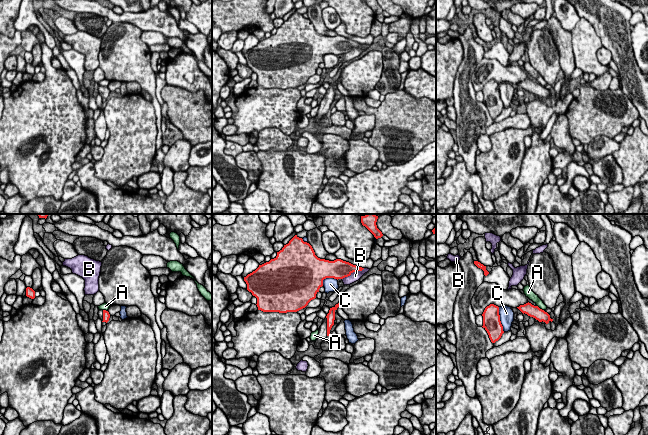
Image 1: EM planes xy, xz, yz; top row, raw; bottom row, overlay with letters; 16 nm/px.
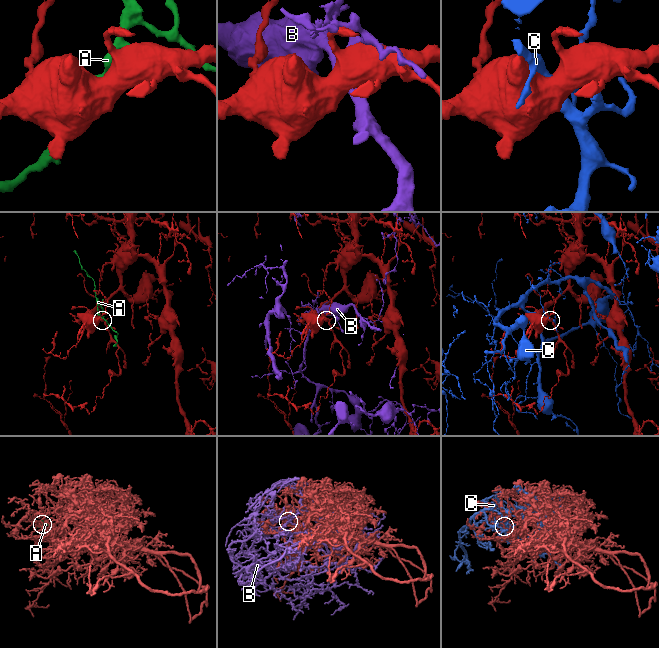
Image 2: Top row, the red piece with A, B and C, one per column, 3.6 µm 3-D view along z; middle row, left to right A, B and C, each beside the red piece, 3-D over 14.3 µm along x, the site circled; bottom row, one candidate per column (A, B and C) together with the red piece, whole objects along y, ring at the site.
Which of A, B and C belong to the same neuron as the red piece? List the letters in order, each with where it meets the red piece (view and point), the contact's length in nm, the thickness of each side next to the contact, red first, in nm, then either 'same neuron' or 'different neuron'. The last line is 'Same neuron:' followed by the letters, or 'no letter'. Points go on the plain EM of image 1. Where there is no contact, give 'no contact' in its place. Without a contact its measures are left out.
A: yz (539, 84) | 140 nm | 190/140 nm | different neuron
B: xz (353, 47) | 400 nm | 320/160 nm | different neuron
C: yz (499, 95) | 420 nm | 280/220 nm | different neuron
Same neuron: no letter

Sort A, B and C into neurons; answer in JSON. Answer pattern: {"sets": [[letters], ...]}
{"sets": [["A"], ["B"], ["C"]]}

